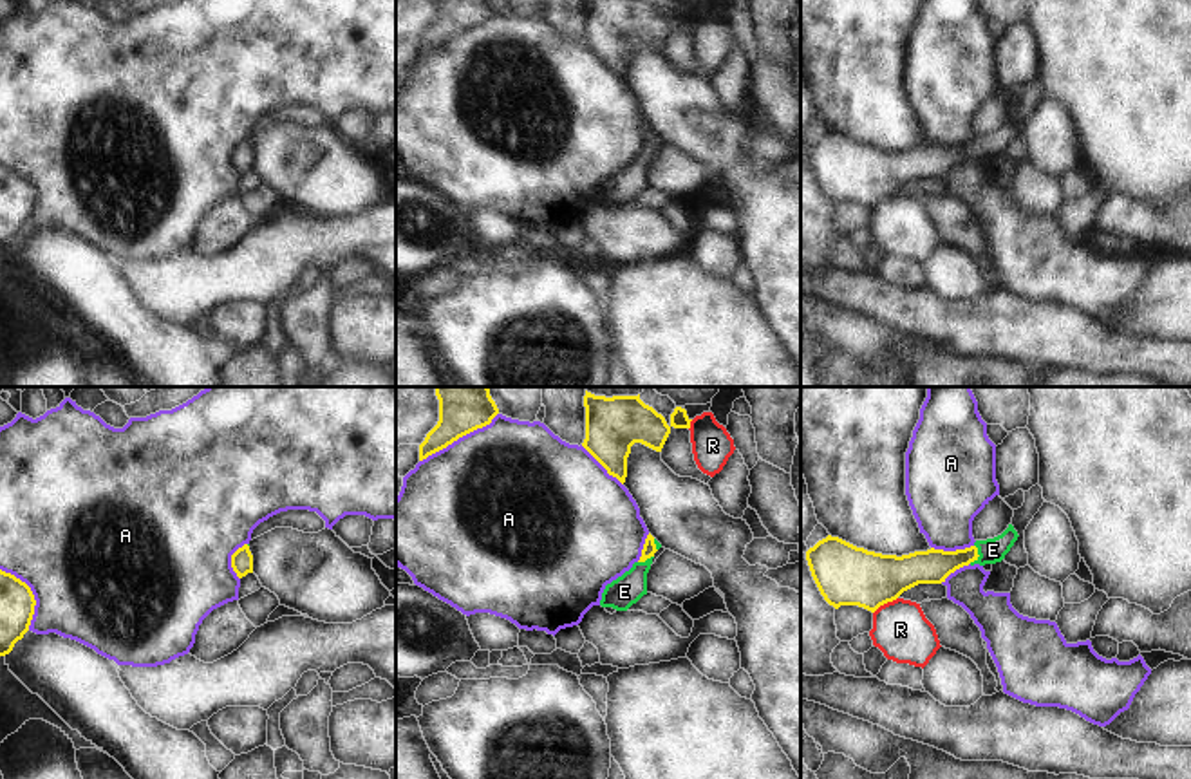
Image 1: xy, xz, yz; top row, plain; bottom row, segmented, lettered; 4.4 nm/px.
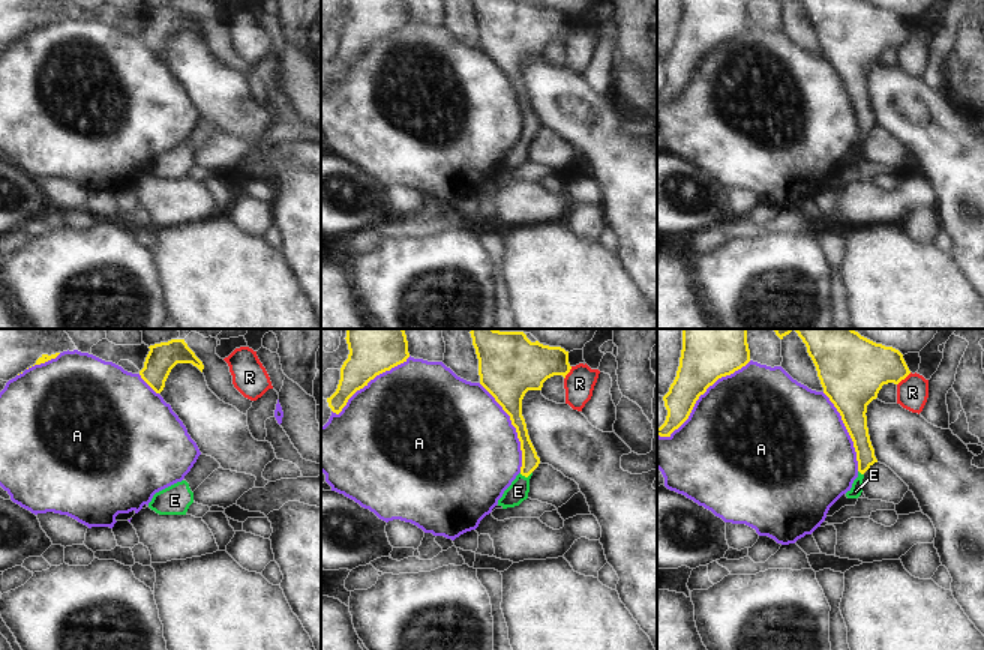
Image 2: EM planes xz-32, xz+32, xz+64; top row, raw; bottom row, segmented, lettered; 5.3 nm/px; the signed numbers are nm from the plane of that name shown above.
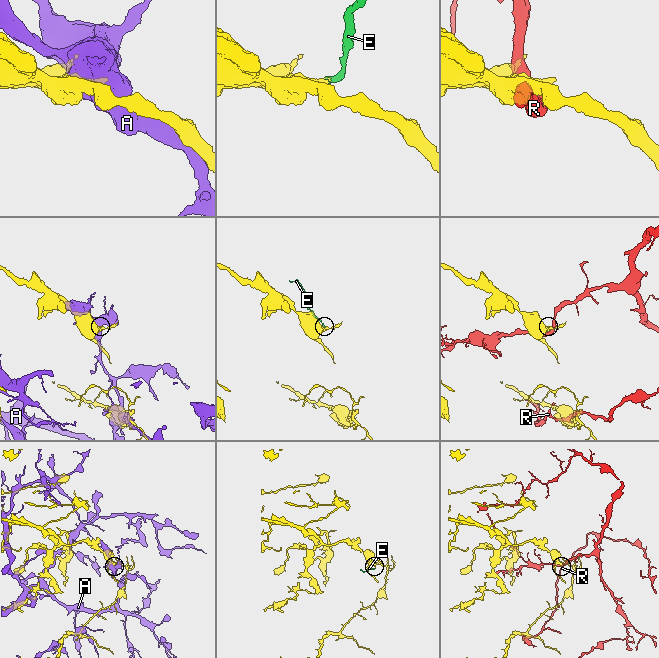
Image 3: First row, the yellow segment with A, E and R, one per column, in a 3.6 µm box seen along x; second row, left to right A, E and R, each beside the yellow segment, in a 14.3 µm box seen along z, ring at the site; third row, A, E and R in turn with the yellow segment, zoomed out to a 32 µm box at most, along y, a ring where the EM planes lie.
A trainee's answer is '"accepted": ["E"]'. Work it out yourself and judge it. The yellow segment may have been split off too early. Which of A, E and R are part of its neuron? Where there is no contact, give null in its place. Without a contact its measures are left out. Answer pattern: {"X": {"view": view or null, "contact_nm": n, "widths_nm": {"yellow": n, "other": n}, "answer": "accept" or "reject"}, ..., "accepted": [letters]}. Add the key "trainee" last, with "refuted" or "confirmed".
{"A": {"view": "xz", "contact_nm": 420, "widths_nm": {"yellow": 140, "other": 480}, "answer": "reject"}, "E": {"view": "yz", "contact_nm": 90, "widths_nm": {"yellow": 160, "other": 110}, "answer": "accept"}, "R": {"view": "yz", "contact_nm": 130, "widths_nm": {"yellow": 280, "other": 260}, "answer": "reject"}, "accepted": ["E"], "trainee": "confirmed"}

